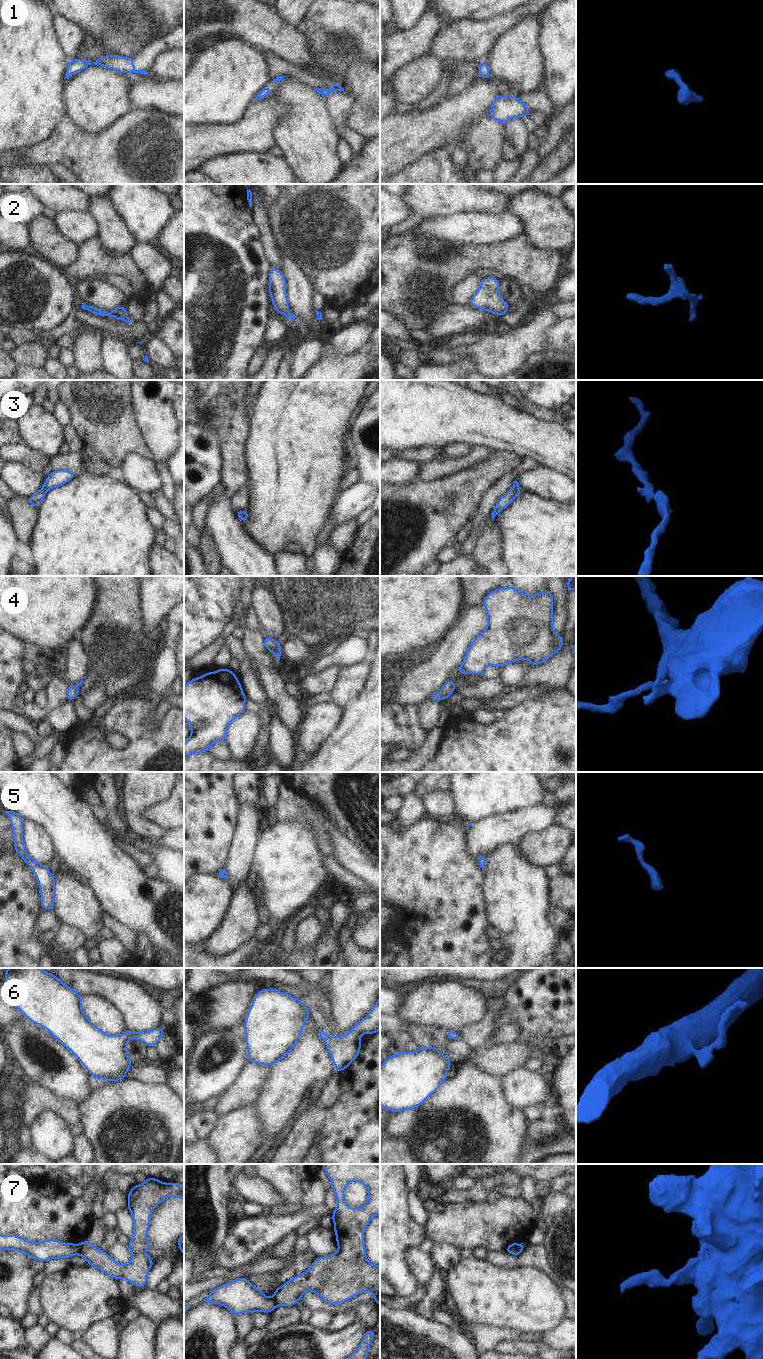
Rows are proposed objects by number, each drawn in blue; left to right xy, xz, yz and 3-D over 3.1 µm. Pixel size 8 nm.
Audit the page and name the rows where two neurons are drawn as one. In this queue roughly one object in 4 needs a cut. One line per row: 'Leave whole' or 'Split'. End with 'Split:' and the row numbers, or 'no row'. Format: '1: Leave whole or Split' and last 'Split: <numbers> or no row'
1: Leave whole
2: Leave whole
3: Leave whole
4: Leave whole
5: Leave whole
6: Leave whole
7: Split
Split: 7

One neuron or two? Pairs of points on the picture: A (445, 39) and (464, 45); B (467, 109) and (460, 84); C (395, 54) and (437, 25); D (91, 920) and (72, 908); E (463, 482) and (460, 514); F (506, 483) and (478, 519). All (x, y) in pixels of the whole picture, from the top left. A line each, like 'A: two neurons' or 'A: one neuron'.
A: one neuron
B: two neurons
C: one neuron
D: one neuron
E: one neuron
F: one neuron

